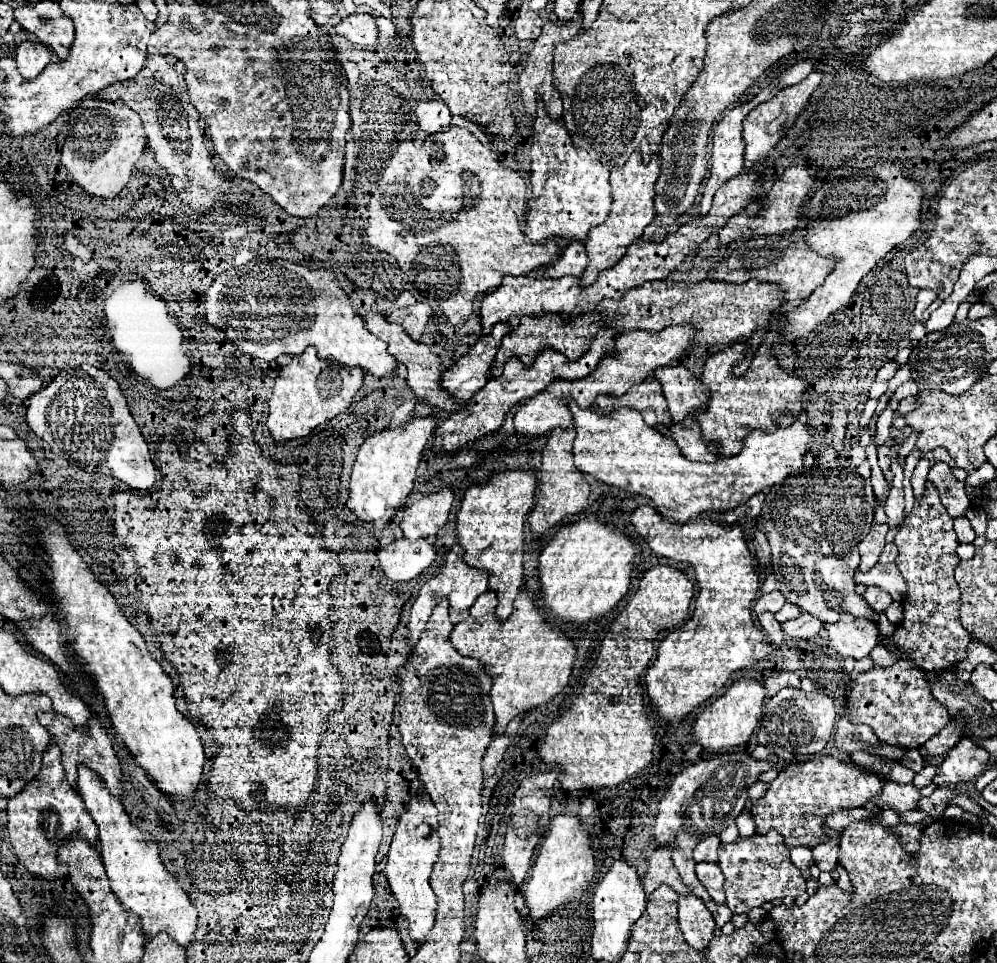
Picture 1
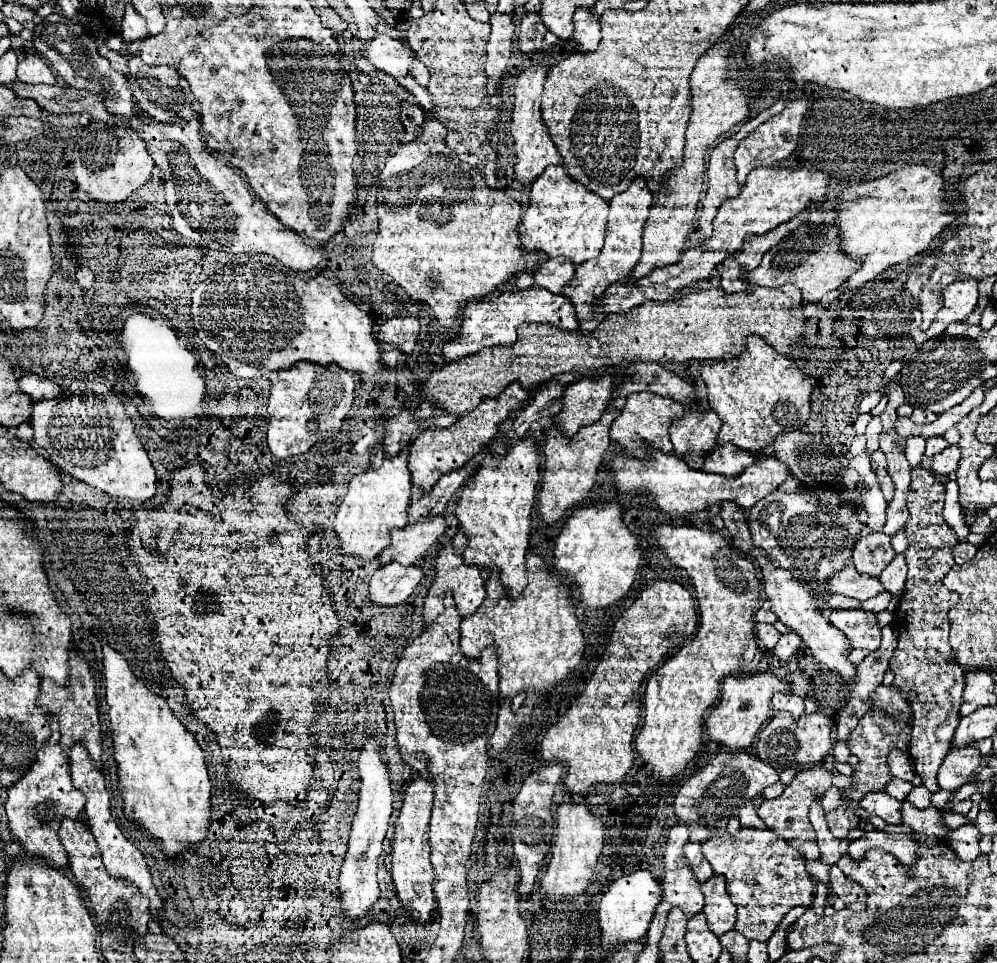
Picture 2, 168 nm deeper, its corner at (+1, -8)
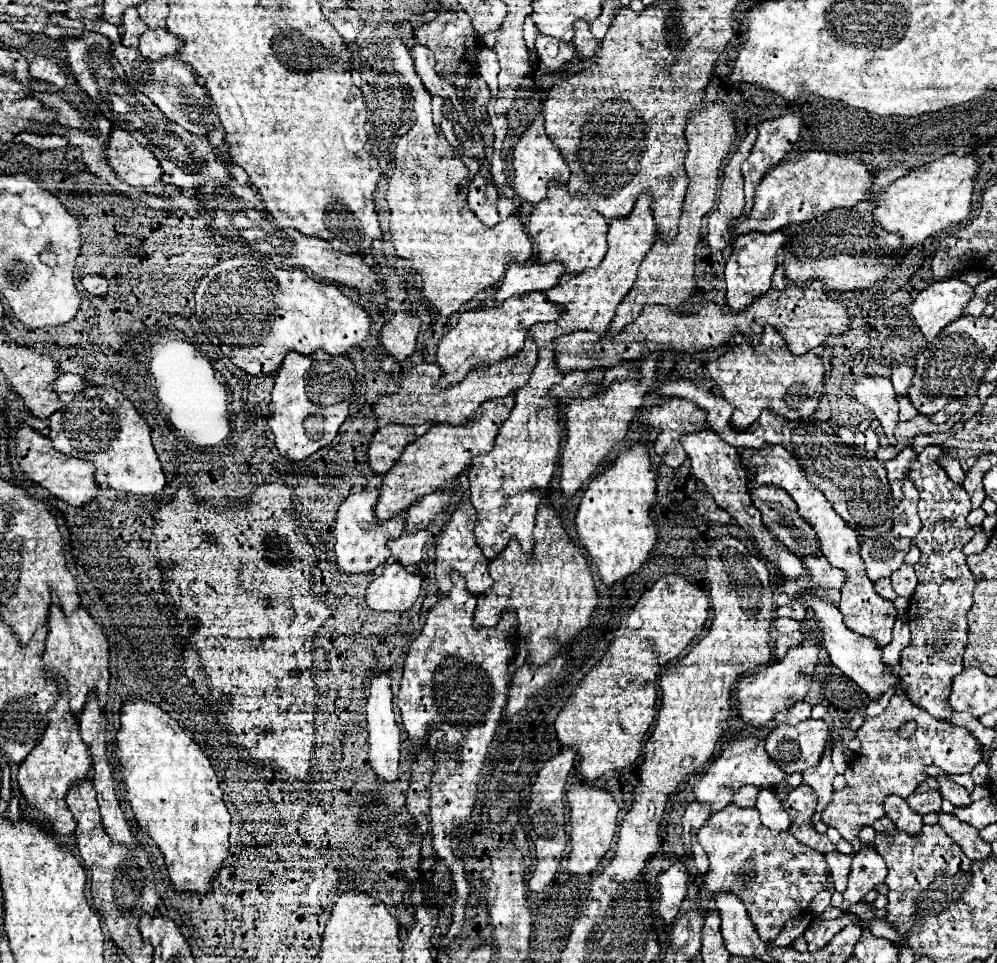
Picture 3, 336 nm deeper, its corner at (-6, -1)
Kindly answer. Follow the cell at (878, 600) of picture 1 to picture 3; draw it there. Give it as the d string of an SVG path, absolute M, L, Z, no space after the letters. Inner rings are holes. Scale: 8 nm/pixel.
M878 579L878 581L874 583L874 587L876 587L876 593L878 593L880 597L888 599L888 601L894 601L894 599L898 597L898 595L894 593L892 585L890 585L890 579Z

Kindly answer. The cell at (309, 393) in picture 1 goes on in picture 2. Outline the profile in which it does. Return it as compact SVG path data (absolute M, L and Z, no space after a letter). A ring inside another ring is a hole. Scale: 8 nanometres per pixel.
M297 362L291 370L279 374L279 382L271 386L267 406L267 442L271 452L285 460L307 452L315 442L335 436L353 406L355 382L353 376L337 364L319 366L315 362Z

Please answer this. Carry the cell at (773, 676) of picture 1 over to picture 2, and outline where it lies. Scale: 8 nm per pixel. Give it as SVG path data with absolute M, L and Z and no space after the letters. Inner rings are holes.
M775 694L773 700L771 700L771 706L773 710L787 710L793 714L793 718L797 720L797 716L803 714L803 698L797 696L797 694Z

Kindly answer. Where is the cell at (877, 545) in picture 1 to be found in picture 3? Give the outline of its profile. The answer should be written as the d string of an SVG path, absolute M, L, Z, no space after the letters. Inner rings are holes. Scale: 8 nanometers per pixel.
M890 533L876 539L862 541L862 557L866 563L866 573L872 581L890 577L904 563L910 551L910 539L894 539Z

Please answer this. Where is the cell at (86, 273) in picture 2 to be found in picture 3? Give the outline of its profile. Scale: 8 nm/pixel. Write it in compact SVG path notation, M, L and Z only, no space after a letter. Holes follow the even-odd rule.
M86 275L86 277L82 279L82 287L84 287L88 293L96 295L96 297L106 295L106 291L108 291L108 283L106 283L106 279L100 277L100 275L92 275L92 277Z

